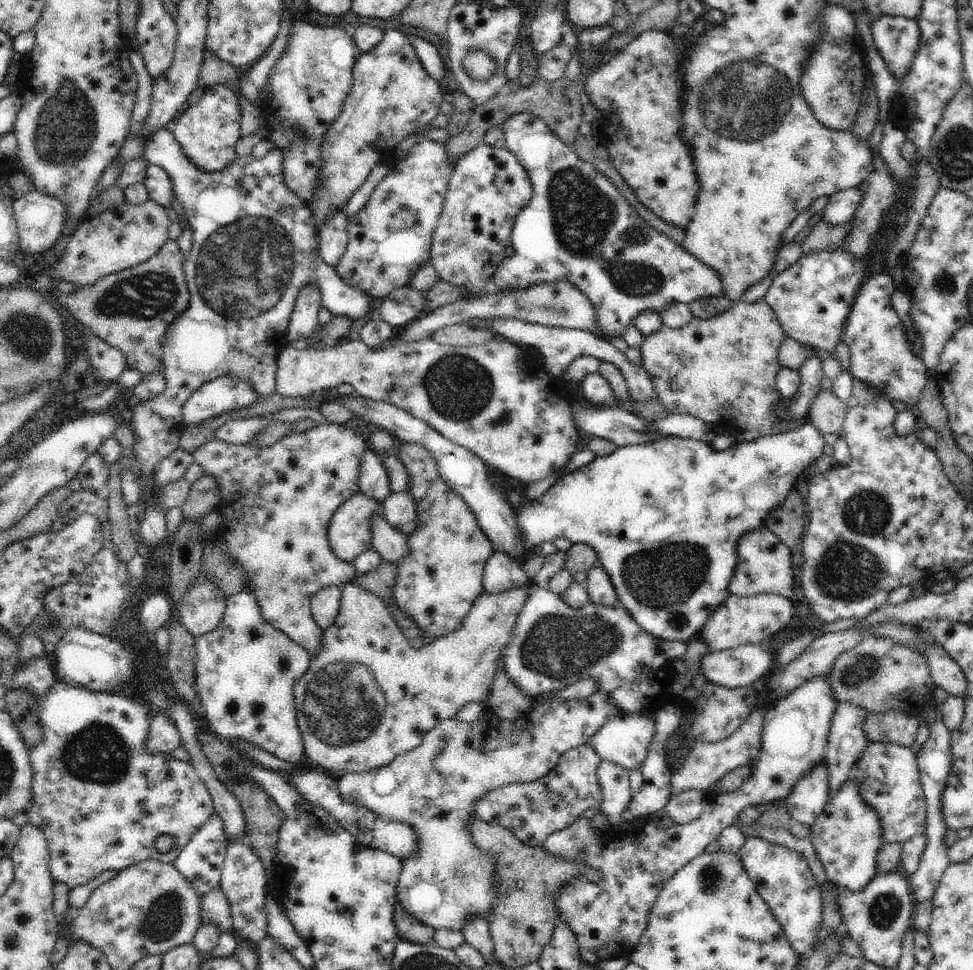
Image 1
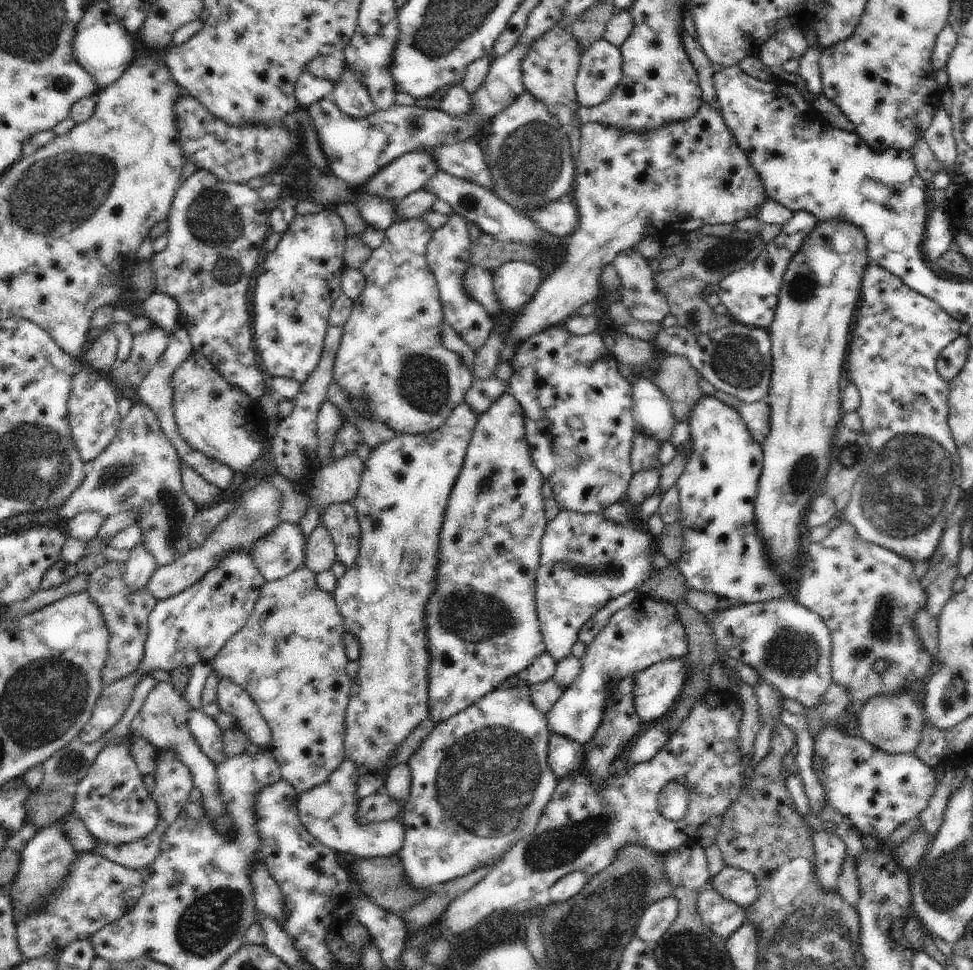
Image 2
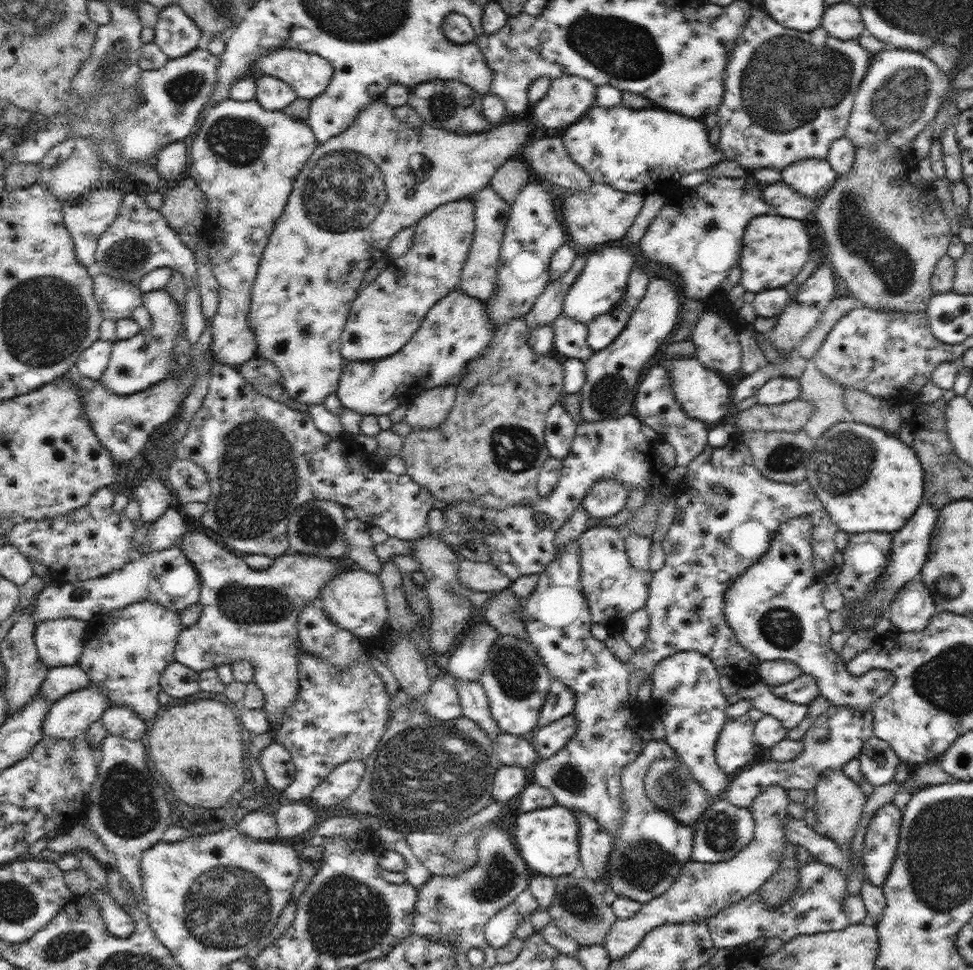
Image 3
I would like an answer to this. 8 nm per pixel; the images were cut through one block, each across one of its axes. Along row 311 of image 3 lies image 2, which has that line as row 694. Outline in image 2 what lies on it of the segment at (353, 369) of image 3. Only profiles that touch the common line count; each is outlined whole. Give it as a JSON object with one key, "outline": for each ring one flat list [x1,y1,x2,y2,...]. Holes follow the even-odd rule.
{"outline":[[508,391,492,406,478,417,478,422,472,433,470,446,466,451,464,458,464,466,460,470,460,474,456,479,447,502,444,514,444,522,440,528,440,546,438,546,438,568,436,568,436,590,430,594,428,602,426,602,426,616,424,616,424,628,426,628,426,638,428,638,428,654,430,654,430,666,428,666,428,710,429,717,434,722,441,723,447,721,451,716,462,712,471,704,478,702,483,696,489,692,502,687,506,680,510,680,512,676,518,676,520,672,527,671,534,660,544,654,546,645,538,618,538,606,536,604,536,573,539,567,541,555,541,540,546,532,547,520,542,497,542,486,544,484,544,476,534,462,530,454,530,448,526,440,524,413,518,400,514,398]]}

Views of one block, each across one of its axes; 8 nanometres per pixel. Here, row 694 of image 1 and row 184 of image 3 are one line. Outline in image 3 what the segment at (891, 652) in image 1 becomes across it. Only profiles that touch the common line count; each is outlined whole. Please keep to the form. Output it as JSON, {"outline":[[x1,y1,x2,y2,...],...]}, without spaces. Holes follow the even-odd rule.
{"outline":[[880,142,878,145,868,145,866,147,855,147,855,158,852,169,850,169,850,172,846,173,846,175,838,176,834,186,820,199,814,211,817,222,820,223,822,230,824,230,824,249,828,252,825,257,830,260,828,263,832,266,835,275,842,277,842,280,846,282,848,290,852,292,854,298,857,298,860,305,879,309,880,312,886,310,888,312,898,311,912,313,926,310,929,300,933,295,931,289,933,271,942,256,947,253,949,242,953,237,950,223,948,222,948,218,944,215,939,200,932,186,918,175,917,165,918,162,913,159,909,148,898,149,898,147,888,145,888,142]]}

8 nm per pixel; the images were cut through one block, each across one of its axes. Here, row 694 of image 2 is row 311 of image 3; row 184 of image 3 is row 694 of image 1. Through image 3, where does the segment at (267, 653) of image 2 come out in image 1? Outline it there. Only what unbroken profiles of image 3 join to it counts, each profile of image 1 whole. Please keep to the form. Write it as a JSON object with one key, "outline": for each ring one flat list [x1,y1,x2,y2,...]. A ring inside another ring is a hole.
{"outline":[[353,581,342,588,338,614,328,628,322,629,319,651,293,688,296,720,310,768,324,770,334,777,385,767,395,756,416,748,434,725,456,716,464,704,486,702,498,661,503,658,502,652,510,642,512,629,532,587,512,588,497,595,483,592,456,632,419,649,411,647,384,599]]}

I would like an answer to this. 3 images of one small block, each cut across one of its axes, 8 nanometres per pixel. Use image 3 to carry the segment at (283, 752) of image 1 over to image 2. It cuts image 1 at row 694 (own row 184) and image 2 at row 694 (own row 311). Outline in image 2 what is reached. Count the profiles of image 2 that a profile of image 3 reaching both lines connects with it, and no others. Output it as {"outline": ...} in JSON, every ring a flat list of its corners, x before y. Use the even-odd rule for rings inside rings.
{"outline":[[221,678,217,686,216,700,220,710,236,718,238,727,252,740,252,744,269,748,272,733,258,705,252,697,230,678]]}

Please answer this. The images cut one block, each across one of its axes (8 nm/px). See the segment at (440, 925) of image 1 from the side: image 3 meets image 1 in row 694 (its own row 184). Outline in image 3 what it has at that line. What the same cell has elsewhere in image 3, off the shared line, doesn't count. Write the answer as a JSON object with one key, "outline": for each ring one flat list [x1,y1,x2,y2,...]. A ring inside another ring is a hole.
{"outline":[[592,180,584,192,558,187,555,187,555,192,558,194,557,205,562,209,565,232,584,250,620,240,642,210,646,198,640,193,621,192,609,184]]}

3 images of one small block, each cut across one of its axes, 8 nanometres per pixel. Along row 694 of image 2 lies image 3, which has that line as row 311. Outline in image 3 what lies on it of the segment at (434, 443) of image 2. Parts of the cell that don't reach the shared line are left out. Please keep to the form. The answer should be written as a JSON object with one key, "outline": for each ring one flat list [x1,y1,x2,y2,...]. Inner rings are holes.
{"outline":[[472,200,442,204,414,226,413,245,404,256,390,259,391,272,381,273,357,293,341,334,340,352,347,360,380,360,398,352,418,330,430,308,454,290,473,241]]}

